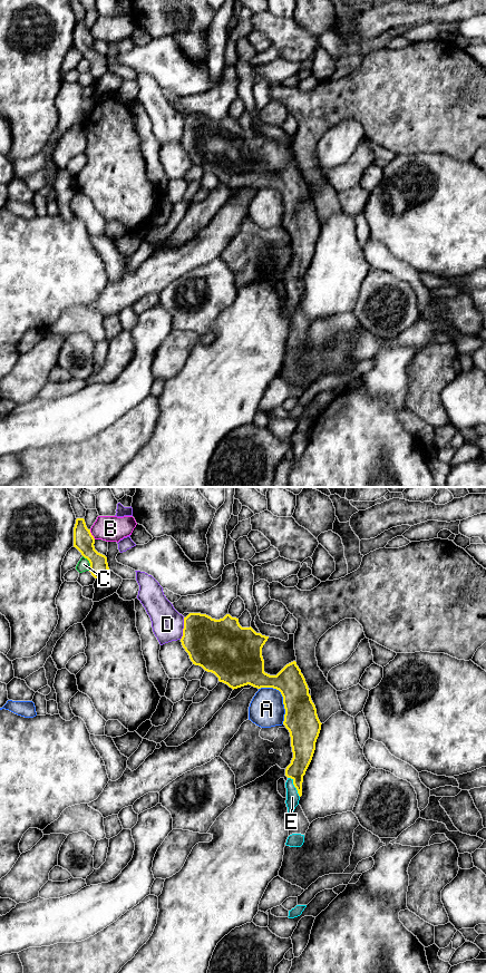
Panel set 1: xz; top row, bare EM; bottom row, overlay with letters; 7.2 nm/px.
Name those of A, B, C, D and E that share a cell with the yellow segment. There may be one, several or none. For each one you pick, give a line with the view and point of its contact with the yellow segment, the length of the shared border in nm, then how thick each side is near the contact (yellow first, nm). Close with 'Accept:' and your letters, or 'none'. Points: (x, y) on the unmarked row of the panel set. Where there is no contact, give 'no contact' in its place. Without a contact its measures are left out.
E: contact xz (294, 286); length 170 nm; calibres 140 and 100 nm
Accept: E

